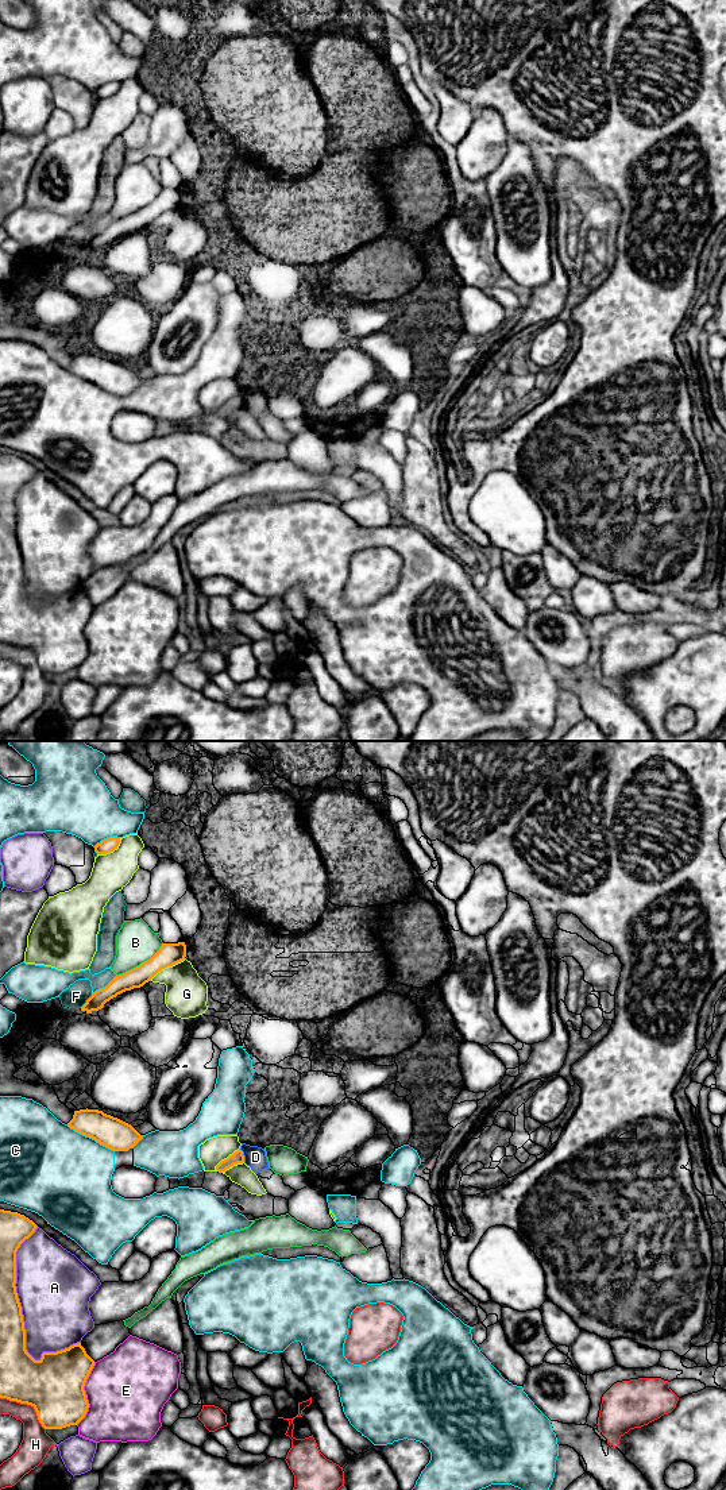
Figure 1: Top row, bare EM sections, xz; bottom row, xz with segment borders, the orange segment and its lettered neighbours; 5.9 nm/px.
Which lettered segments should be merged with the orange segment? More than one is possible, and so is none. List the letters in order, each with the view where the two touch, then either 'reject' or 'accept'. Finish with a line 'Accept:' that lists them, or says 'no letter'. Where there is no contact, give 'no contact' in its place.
A: contact in xz; reject
B: contact in xz; reject
C: contact in xz; reject
D: contact in xz; reject
E: contact in xz; reject
F: contact in xz; reject
G: contact in xz; reject
H: contact in xz; reject
Accept: no letter

